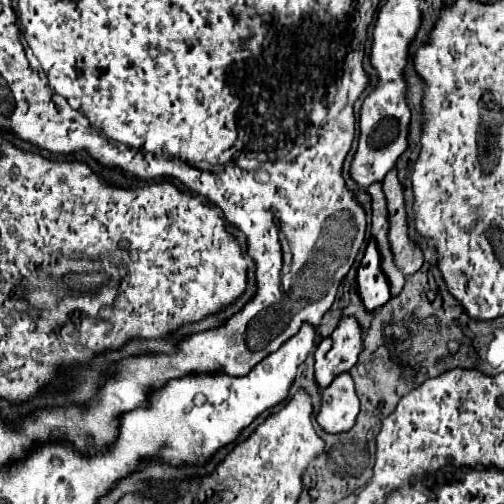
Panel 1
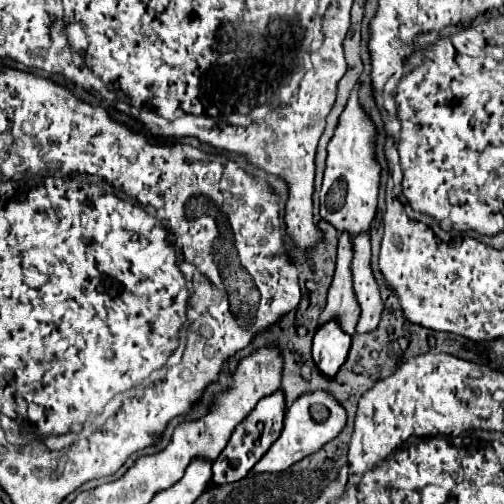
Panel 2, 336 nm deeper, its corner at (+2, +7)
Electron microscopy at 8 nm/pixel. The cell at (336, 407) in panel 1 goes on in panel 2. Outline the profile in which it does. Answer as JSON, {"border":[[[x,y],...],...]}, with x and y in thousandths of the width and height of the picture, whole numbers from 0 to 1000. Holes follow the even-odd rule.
{"border":[[[629,774],[629,778],[613,778],[609,786],[597,786],[593,794],[585,794],[585,802],[569,813],[569,825],[562,833],[562,857],[554,861],[554,869],[538,881],[538,889],[530,893],[530,901],[502,925],[502,940],[522,940],[522,937],[565,937],[573,925],[581,925],[585,917],[601,913],[605,905],[629,897],[641,881],[649,881],[653,873],[661,873],[685,845],[685,817],[681,810],[673,810],[673,802],[649,786],[649,778]],[[617,802],[645,802],[653,813],[653,829],[645,837],[625,837],[621,829],[613,829],[613,806]]]}

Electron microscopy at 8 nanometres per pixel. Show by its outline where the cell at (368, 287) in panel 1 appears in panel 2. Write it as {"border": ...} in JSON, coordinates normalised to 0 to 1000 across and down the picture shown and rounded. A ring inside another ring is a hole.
{"border":[[[645,643],[621,671],[621,718],[649,750],[665,750],[677,722],[688,710],[696,667],[688,667],[669,643]]]}

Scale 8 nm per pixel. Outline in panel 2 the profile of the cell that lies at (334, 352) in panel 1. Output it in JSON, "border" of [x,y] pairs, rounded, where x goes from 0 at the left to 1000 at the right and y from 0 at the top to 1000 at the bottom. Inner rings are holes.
{"border":[[[546,778],[546,782],[514,794],[514,802],[498,813],[498,821],[482,837],[470,841],[446,893],[423,917],[423,925],[419,925],[423,940],[419,940],[415,964],[442,964],[442,960],[486,948],[498,937],[498,929],[506,925],[506,917],[514,917],[518,905],[530,897],[530,889],[542,881],[542,873],[550,873],[550,865],[562,849],[562,829],[565,829],[565,794],[562,794],[558,778]]]}

